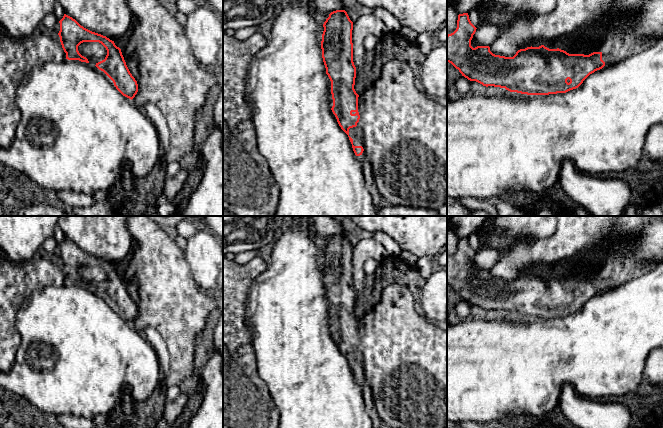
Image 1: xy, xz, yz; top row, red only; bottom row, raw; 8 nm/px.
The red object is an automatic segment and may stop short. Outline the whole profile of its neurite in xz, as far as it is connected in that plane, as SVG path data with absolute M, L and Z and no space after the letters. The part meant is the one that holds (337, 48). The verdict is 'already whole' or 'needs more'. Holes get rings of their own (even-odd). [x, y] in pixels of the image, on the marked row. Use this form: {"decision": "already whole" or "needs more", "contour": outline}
{"decision": "needs more", "contour": "M345 10L329 14L323 24L321 49L326 74L331 81L333 106L331 108L341 129L348 135L353 151L364 175L366 186L377 207L382 197L379 194L370 162L365 157L363 135L357 127L360 115L358 97L354 89L356 67L353 62L353 22Z"}

